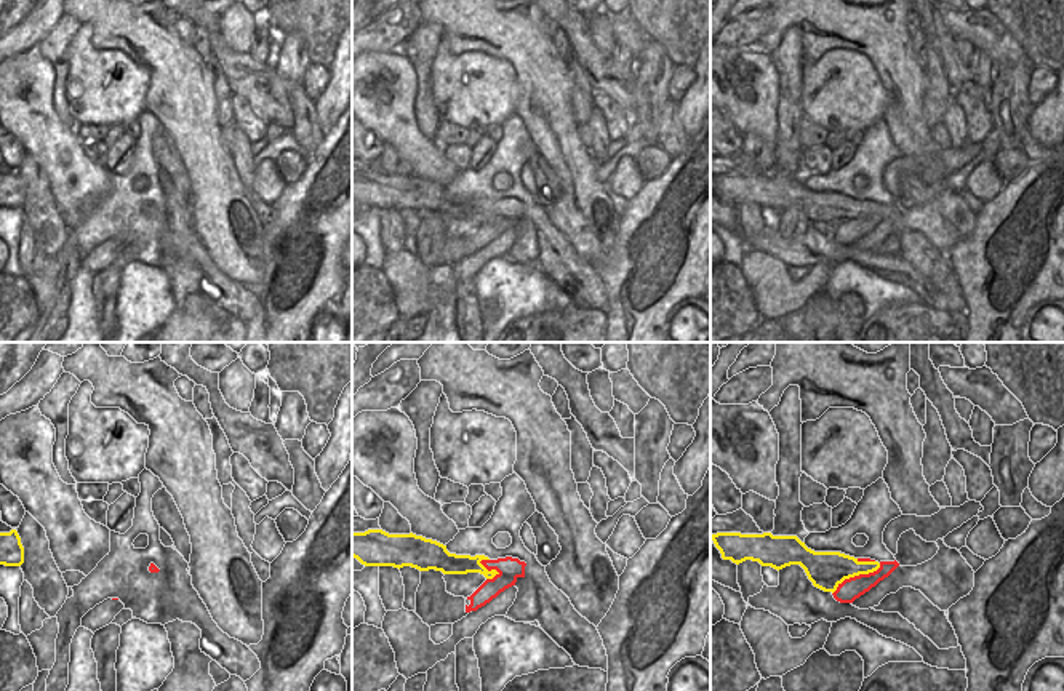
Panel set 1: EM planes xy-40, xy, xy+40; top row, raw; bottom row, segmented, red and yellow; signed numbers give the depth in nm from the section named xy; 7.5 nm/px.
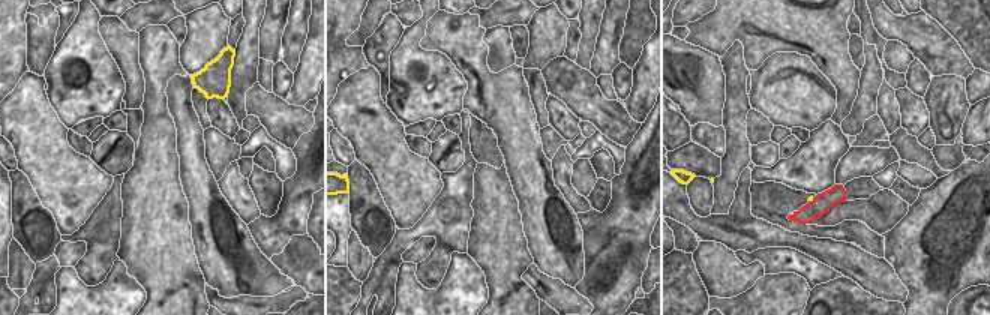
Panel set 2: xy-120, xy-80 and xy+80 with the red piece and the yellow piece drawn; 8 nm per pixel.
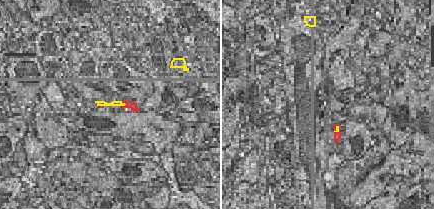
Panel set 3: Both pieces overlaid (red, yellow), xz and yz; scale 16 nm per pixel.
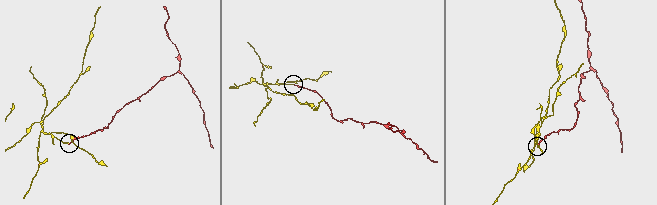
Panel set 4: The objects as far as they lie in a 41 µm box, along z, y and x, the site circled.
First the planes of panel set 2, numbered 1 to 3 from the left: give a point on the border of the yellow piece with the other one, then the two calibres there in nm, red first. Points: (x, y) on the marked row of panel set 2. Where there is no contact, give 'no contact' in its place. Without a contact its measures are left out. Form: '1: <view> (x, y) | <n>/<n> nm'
1: no contact
2: no contact
3: xy+80 (810, 201) | 160/30 nm

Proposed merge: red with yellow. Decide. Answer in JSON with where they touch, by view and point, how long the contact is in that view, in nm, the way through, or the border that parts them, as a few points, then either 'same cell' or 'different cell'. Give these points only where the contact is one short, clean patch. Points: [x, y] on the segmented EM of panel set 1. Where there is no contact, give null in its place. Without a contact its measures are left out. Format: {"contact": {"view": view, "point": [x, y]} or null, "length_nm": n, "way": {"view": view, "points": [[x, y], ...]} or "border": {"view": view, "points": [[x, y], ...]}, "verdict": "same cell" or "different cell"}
{"contact": {"view": "xy+40", "point": [856, 576]}, "length_nm": 440, "border": {"view": "xy+40", "points": [[880, 563], [872, 571], [847, 578], [832, 594]]}, "verdict": "different cell"}

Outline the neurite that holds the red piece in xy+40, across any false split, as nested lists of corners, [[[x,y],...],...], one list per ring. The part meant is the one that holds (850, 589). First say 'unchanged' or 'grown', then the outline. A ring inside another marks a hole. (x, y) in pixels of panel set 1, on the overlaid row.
unchanged; [[[896,560],[880,561],[880,568],[877,571],[845,579],[842,584],[838,584],[832,595],[840,603],[853,603],[856,598],[875,587],[880,581],[888,577],[898,566],[899,563]]]

